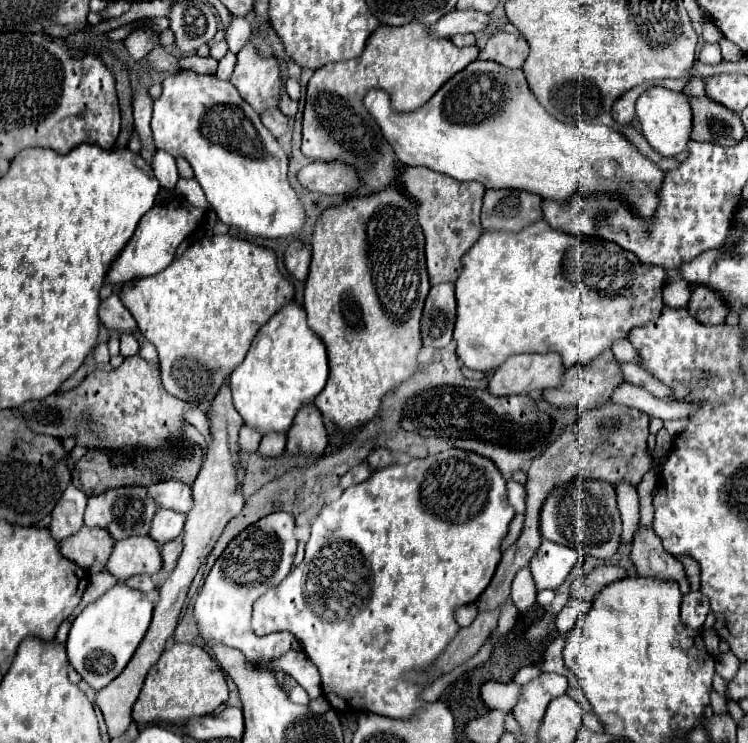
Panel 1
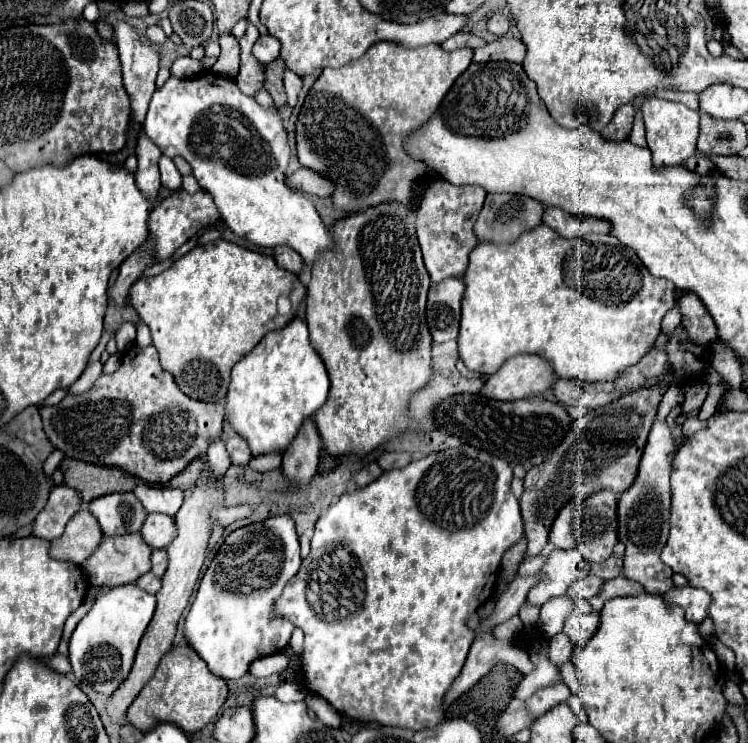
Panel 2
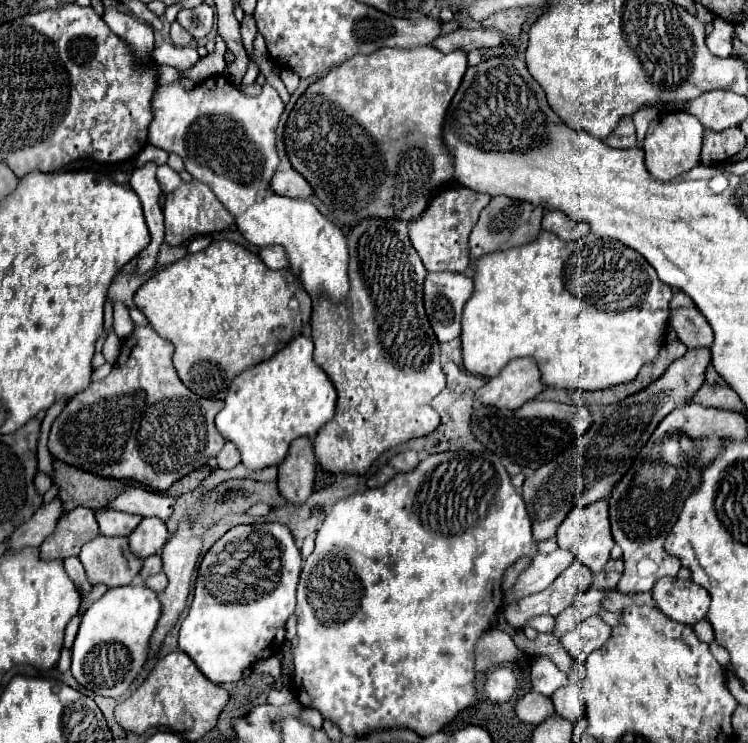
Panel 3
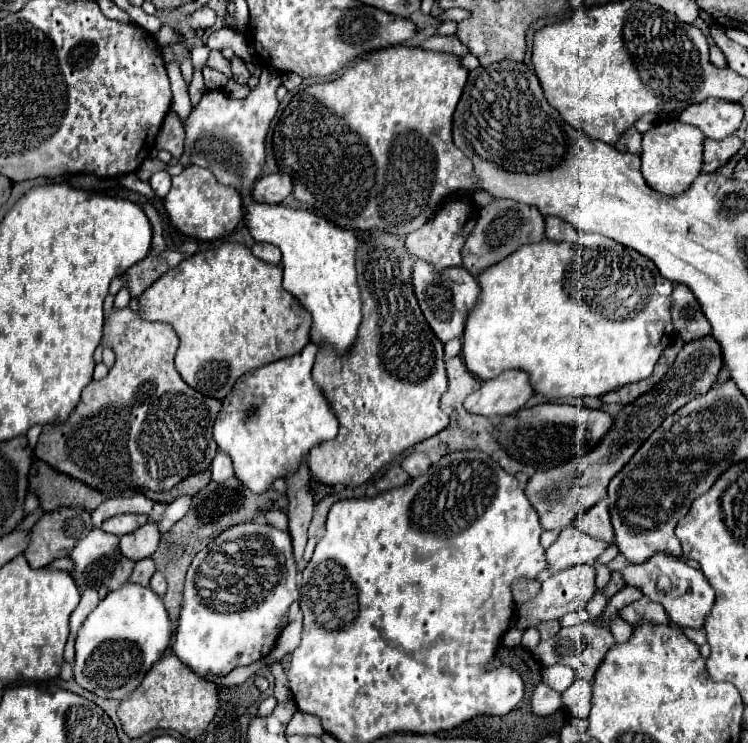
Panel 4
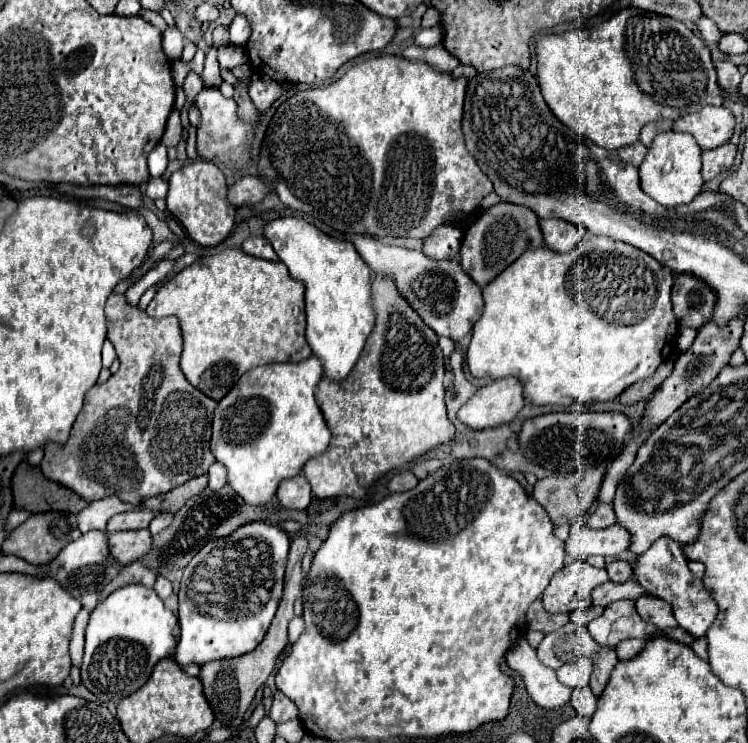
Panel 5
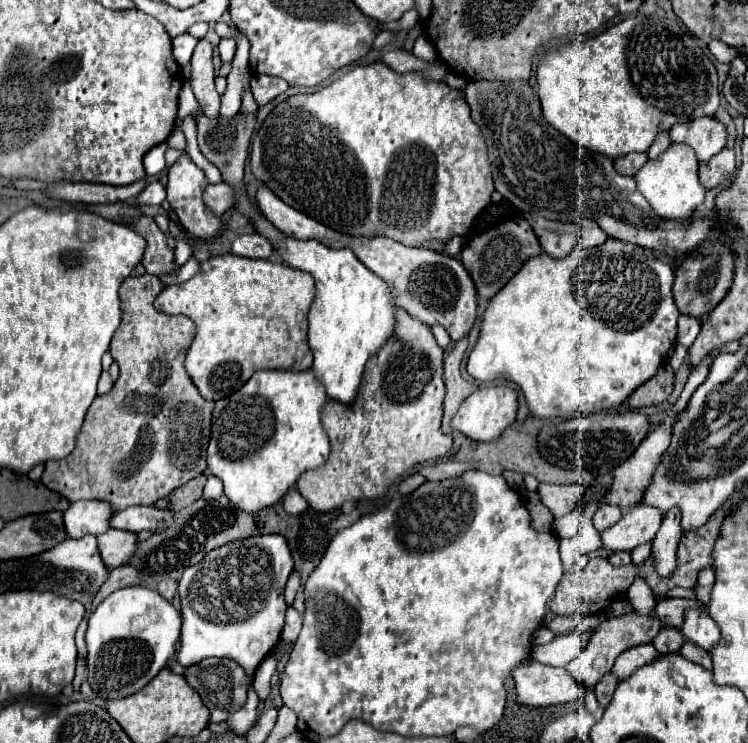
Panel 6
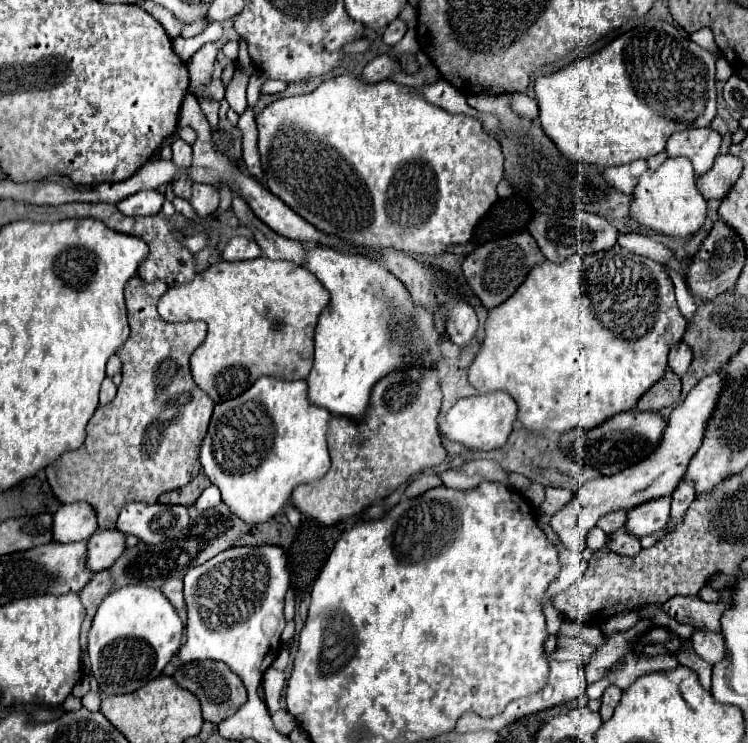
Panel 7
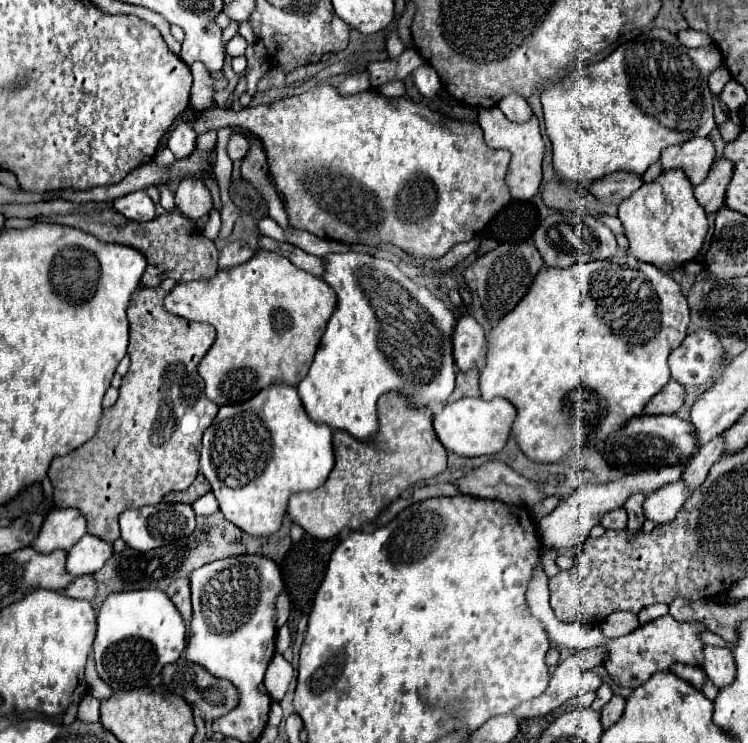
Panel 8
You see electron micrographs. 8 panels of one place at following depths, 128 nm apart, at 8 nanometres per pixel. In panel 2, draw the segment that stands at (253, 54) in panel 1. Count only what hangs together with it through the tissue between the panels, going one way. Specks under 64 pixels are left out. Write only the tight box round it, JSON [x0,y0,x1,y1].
[234,24,266,96]

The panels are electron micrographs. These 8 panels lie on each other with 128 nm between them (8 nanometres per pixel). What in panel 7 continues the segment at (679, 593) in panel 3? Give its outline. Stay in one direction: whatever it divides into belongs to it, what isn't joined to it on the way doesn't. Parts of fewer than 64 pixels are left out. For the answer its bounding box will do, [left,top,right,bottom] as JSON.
[668,482,726,664]

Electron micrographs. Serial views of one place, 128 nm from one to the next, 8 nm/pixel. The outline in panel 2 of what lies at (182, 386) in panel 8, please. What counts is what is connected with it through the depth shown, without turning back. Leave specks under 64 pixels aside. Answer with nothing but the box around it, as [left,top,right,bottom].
[38,344,224,484]

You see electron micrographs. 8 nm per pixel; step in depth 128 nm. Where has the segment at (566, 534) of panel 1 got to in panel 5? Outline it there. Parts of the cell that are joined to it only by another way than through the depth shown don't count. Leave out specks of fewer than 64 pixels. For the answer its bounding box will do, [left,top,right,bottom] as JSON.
[586,502,644,606]

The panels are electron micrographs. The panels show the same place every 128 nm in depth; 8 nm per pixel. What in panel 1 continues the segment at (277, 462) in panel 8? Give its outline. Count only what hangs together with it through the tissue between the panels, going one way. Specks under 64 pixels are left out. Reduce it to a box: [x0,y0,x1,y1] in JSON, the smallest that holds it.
[230,300,328,434]

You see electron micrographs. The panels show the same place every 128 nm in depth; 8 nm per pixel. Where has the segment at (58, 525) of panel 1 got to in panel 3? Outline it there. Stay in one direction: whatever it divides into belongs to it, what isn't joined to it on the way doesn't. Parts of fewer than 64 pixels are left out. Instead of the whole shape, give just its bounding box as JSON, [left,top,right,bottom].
[10,498,64,550]

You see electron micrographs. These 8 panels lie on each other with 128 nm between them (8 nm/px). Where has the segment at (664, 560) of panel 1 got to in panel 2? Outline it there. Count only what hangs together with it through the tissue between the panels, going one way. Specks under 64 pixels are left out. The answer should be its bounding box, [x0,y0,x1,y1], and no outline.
[618,420,674,594]

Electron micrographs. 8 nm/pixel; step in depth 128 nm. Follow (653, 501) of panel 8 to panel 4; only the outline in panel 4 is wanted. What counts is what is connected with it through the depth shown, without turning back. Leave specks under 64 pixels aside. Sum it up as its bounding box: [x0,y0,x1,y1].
[546,526,608,574]

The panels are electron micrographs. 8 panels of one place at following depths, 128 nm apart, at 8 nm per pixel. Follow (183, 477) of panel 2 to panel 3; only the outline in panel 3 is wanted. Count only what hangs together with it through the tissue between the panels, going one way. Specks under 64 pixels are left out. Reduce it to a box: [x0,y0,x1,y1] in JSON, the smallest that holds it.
[168,466,210,498]

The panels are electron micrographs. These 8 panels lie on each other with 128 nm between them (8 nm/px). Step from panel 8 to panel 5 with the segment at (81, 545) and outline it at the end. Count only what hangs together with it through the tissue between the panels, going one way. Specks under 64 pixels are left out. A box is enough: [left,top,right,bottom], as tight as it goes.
[108,530,152,564]

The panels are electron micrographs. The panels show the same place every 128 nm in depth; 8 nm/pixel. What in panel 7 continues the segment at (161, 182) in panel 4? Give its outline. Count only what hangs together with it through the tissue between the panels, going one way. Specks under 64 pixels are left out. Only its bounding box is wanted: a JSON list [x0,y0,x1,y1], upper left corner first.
[118,190,164,216]

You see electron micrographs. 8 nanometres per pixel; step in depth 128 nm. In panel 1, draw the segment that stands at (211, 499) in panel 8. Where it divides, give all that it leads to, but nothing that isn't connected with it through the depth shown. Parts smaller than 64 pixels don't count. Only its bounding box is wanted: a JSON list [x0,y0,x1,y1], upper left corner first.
[240,426,262,452]

